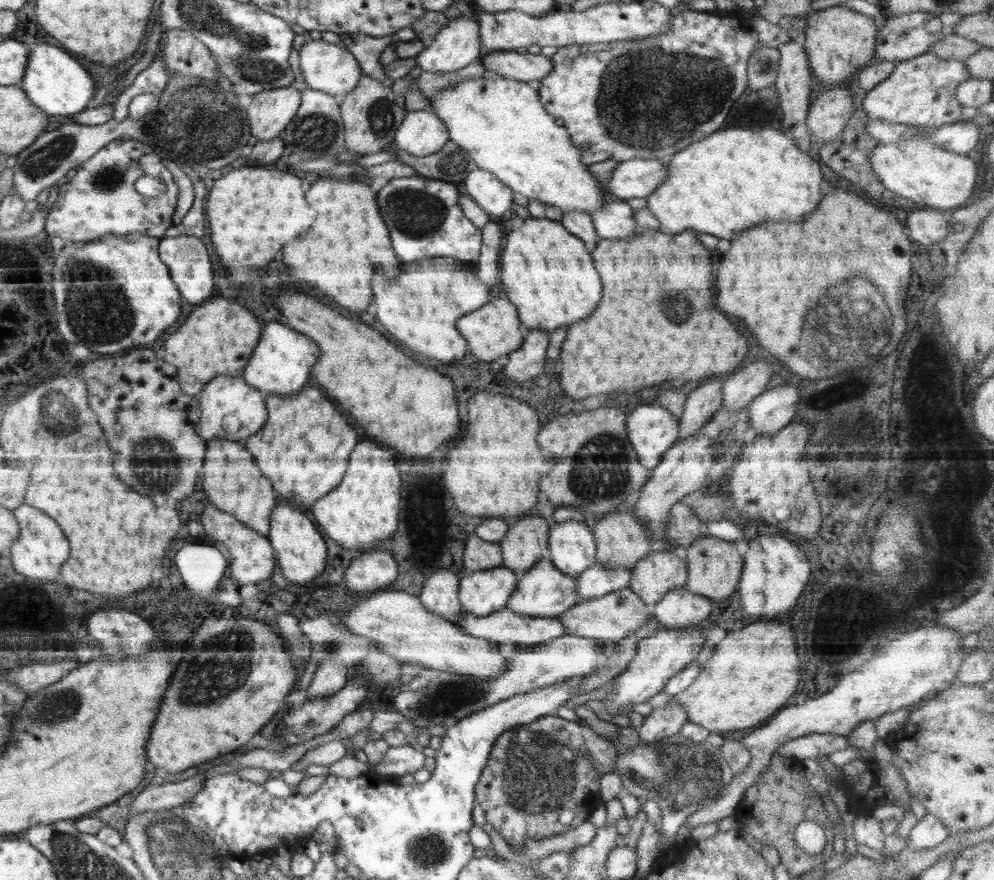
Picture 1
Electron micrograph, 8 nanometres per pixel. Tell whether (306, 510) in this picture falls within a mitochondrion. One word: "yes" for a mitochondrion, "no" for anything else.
no

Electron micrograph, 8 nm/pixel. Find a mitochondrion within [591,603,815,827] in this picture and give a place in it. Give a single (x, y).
(682, 776)

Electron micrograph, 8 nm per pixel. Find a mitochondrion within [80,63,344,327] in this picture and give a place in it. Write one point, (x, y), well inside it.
(200, 123)

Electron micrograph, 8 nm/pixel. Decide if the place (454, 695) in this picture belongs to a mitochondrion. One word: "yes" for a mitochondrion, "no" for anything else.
yes

